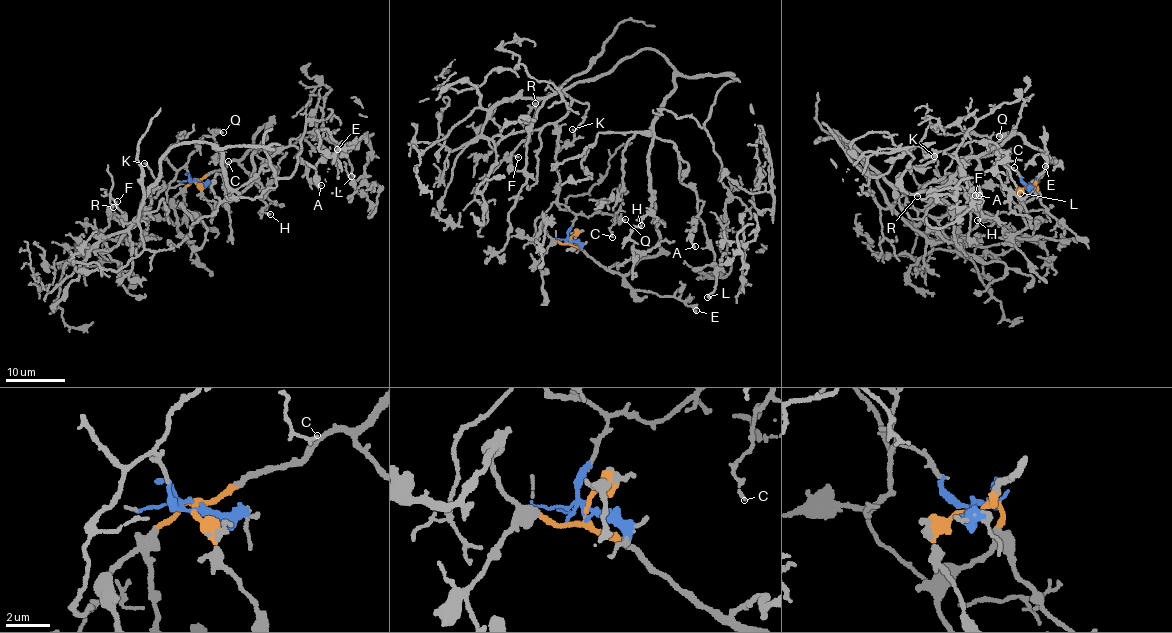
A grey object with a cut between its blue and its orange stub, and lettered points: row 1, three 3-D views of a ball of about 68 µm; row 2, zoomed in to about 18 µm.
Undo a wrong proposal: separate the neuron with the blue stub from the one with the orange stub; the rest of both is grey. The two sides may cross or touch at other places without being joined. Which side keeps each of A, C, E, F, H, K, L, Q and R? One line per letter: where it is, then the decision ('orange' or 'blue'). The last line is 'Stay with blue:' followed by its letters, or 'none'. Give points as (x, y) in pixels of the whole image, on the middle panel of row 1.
A: (695, 246) | orange
C: (612, 237) | blue
E: (696, 310) | orange
F: (518, 157) | blue
H: (641, 225) | orange
K: (572, 129) | blue
L: (707, 297) | orange
Q: (625, 219) | blue
R: (535, 103) | blue
Stay with blue: C, F, K, Q, R

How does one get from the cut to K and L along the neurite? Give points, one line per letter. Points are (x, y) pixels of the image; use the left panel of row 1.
K: (195, 182), (182, 167), (151, 198), (156, 182), (143, 163)
L: (195, 182), (238, 160), (267, 125), (238, 195), (306, 132), (325, 130), (351, 177)

